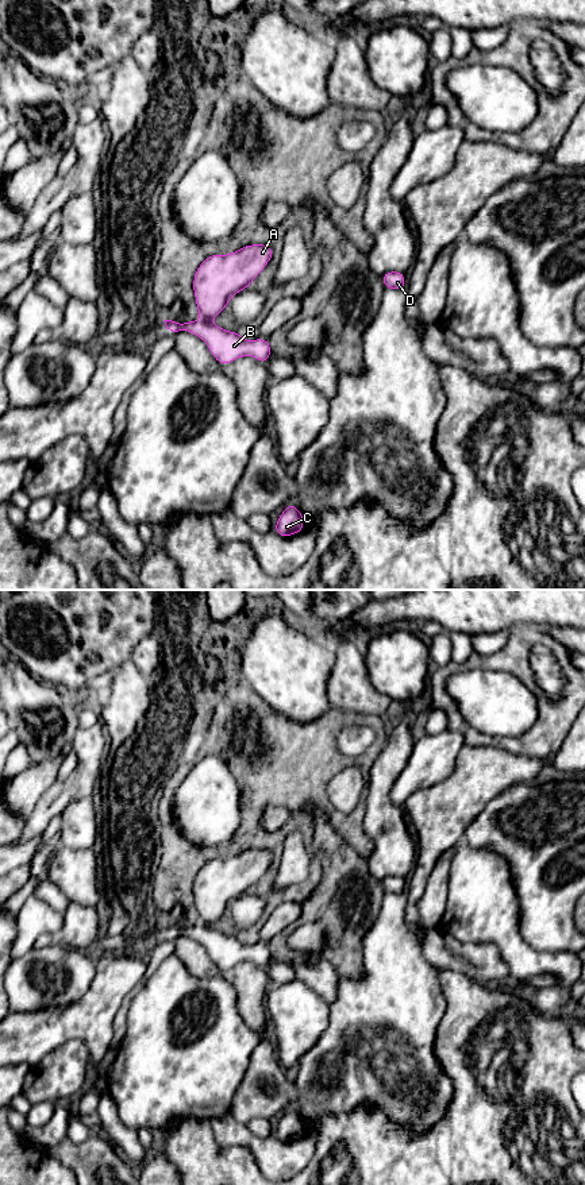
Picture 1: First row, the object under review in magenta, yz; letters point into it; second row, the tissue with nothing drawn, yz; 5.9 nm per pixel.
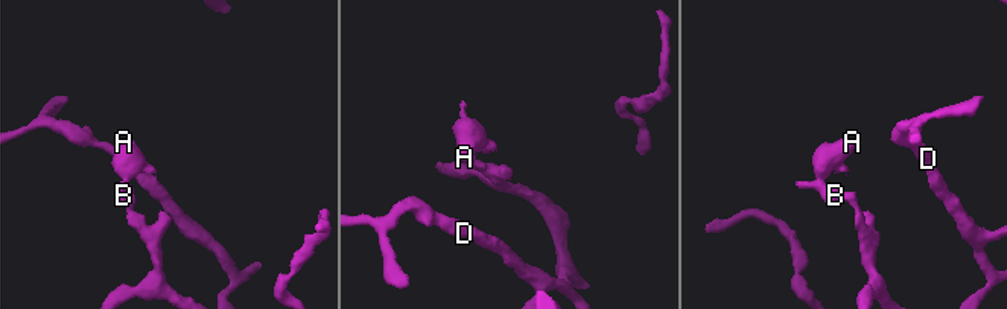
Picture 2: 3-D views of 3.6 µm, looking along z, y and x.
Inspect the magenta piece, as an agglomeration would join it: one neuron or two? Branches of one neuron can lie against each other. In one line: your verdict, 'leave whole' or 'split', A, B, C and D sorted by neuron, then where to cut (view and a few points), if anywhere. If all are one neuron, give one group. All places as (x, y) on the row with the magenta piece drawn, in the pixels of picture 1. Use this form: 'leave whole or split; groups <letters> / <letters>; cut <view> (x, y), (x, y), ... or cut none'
split; groups A / B C D; cut yz (203, 319), (208, 320)

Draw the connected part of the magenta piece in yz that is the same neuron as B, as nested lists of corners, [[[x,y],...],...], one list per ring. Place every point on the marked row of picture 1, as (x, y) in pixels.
[[[165,320],[172,335],[188,331],[203,339],[219,364],[228,364],[235,359],[250,355],[266,364],[272,350],[268,339],[245,340],[238,332],[224,331],[209,320],[186,321],[184,324]]]

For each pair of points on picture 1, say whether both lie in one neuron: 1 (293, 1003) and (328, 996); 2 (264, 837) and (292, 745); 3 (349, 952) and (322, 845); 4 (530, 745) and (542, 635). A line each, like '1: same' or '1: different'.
1: different
2: same
3: same
4: same

